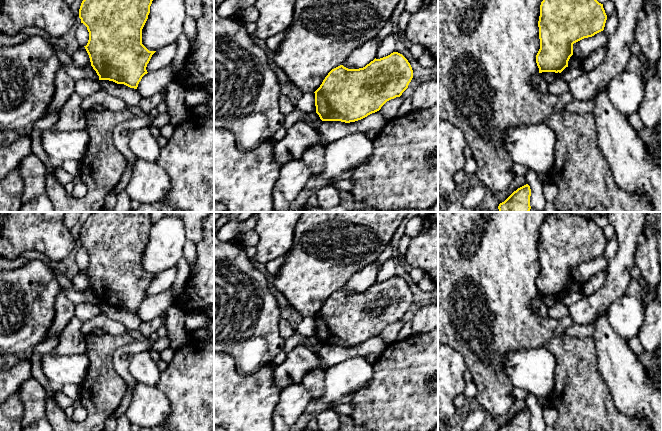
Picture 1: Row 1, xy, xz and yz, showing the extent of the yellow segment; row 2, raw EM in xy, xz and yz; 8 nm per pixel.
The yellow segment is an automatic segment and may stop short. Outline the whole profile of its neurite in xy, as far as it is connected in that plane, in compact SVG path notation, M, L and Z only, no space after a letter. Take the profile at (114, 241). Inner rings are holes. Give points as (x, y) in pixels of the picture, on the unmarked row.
M92 212L82 225L79 242L89 256L89 264L84 271L99 304L109 304L137 313L142 301L148 297L147 288L156 275L149 275L142 268L142 253L148 243L152 225L151 212Z

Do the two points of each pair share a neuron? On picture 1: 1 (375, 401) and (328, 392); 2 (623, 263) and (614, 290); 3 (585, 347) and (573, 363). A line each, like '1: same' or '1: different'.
1: different
2: same
3: same

